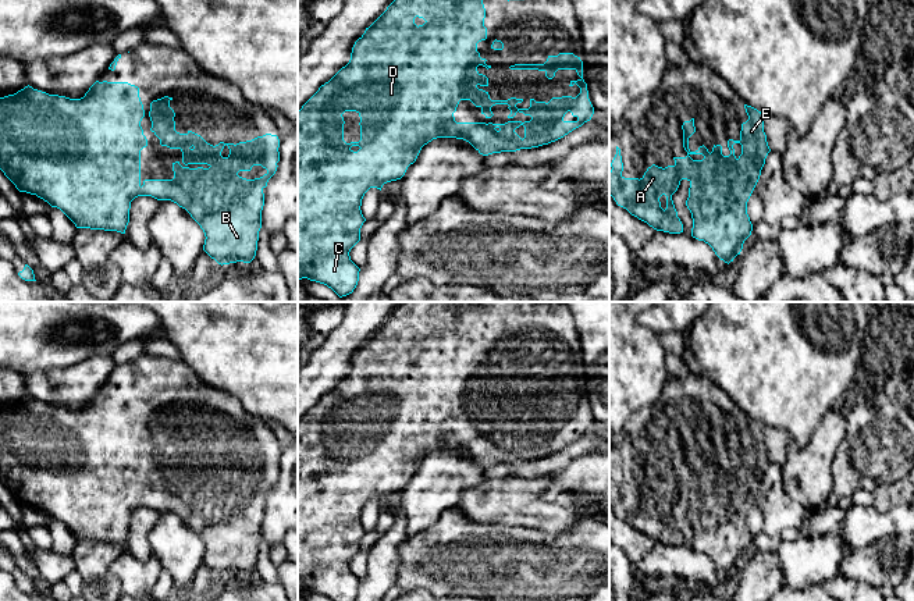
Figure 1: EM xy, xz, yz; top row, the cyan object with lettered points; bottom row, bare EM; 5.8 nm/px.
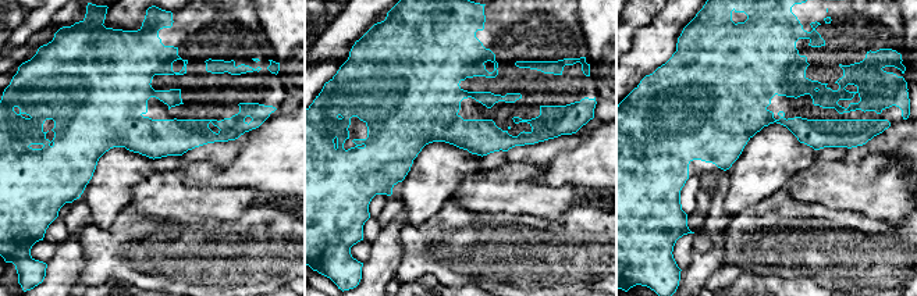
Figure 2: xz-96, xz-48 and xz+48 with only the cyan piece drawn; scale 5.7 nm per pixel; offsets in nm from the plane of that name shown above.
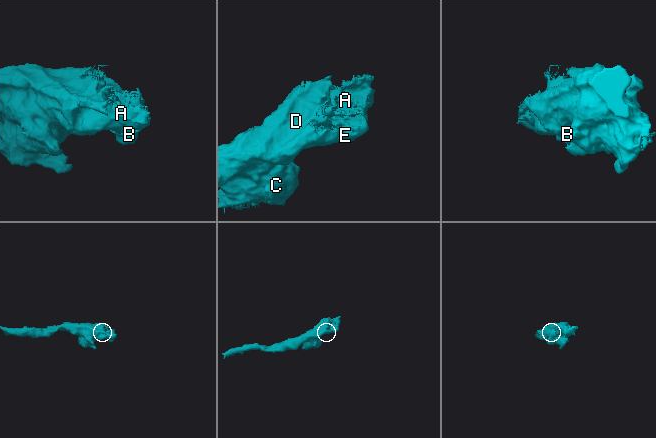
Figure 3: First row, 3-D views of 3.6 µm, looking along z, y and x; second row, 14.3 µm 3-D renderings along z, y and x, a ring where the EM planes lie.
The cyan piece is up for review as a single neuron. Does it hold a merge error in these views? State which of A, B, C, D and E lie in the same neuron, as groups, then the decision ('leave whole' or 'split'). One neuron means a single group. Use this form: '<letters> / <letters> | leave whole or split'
A B C D E | leave whole

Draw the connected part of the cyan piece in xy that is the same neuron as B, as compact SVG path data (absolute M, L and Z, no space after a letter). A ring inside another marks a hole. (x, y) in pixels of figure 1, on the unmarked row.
M96 392L81 410L70 410L58 406L25 398L14 406L0 409L0 481L19 504L36 506L51 519L60 520L77 540L117 543L125 545L129 534L131 513L138 508L152 508L157 512L171 512L185 520L205 544L203 562L218 576L236 573L250 575L257 562L259 543L262 540L262 522L264 518L263 501L277 483L280 473L280 451L266 445L252 452L234 455L220 454L213 458L200 447L188 442L175 442L175 424L170 419L173 409L164 408L150 415L150 442L160 451L161 458L179 460L182 474L173 474L173 491L141 492L141 462L147 458L141 433L145 428L139 399L128 394ZM253 477L262 477L267 484L255 491L238 487L239 483L250 483Z

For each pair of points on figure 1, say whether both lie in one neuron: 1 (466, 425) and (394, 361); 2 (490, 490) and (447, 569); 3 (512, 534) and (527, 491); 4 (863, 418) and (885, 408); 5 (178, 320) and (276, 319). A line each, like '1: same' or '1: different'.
1: same
2: different
3: different
4: same
5: same

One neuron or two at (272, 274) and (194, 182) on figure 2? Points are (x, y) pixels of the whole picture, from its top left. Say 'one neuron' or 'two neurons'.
two neurons

